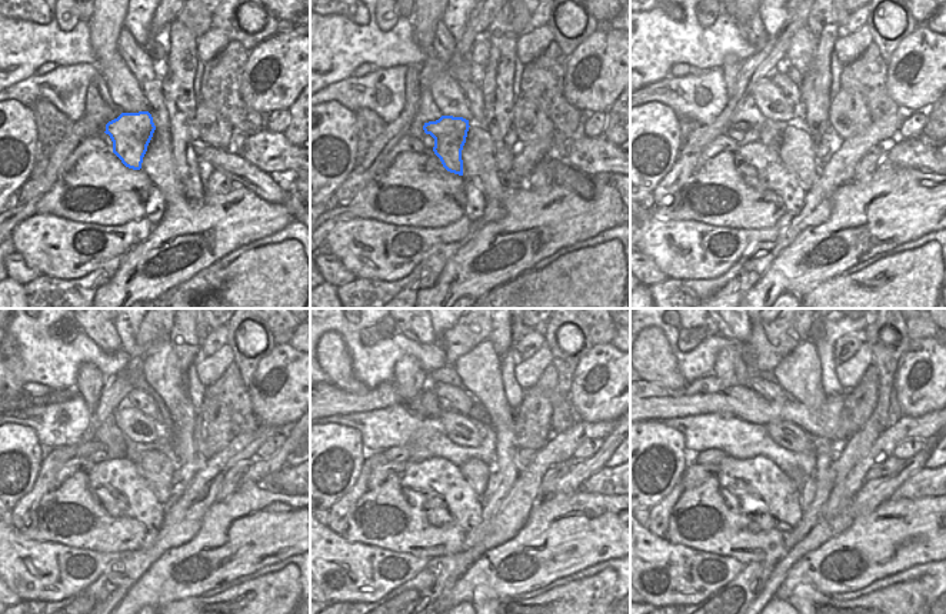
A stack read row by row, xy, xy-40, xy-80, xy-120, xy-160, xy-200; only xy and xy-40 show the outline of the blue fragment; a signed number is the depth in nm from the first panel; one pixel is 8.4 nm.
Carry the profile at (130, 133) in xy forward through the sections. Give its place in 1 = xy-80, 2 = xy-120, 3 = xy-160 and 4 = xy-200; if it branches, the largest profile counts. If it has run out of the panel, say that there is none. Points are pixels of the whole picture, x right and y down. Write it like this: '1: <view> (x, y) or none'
1: xy-80 (770, 133)
2: xy-120 (85, 450)
3: xy-160 (403, 453)
4: xy-200 (712, 456)

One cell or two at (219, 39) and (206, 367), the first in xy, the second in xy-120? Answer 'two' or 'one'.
one

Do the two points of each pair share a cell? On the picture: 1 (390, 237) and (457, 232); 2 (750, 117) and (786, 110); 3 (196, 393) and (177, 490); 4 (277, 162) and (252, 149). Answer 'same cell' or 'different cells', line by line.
1: same cell
2: different cells
3: different cells
4: same cell

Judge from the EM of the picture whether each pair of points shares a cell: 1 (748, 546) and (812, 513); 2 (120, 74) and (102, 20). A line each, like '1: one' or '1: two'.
1: two
2: one

